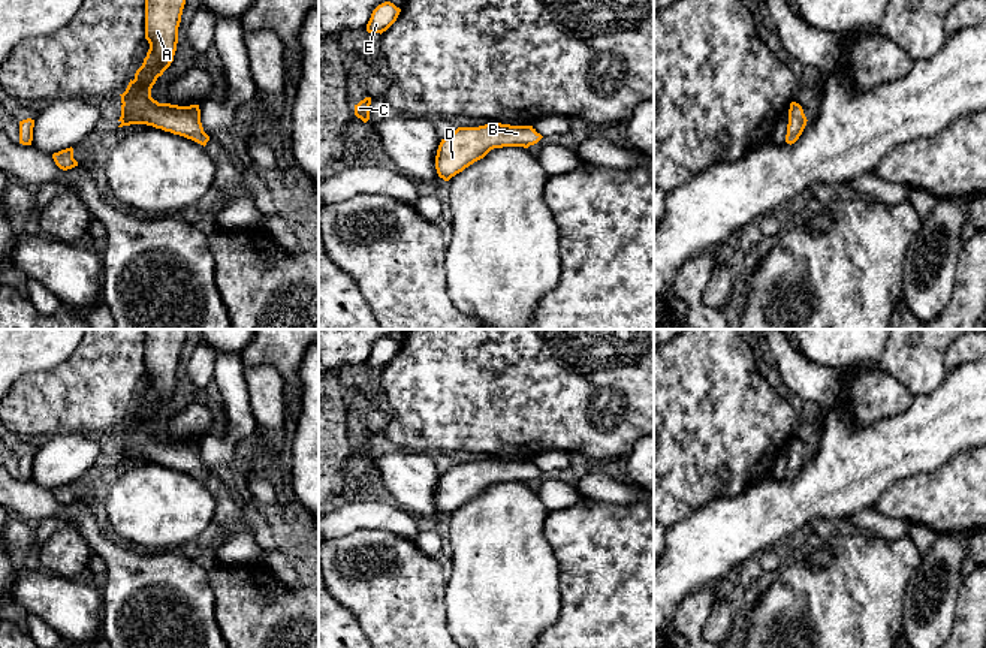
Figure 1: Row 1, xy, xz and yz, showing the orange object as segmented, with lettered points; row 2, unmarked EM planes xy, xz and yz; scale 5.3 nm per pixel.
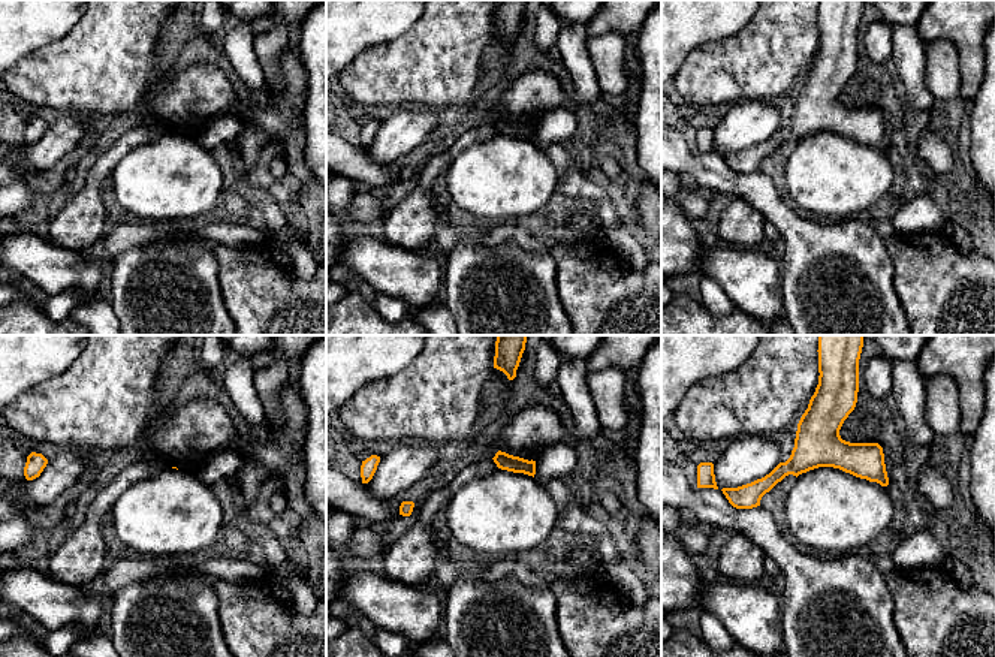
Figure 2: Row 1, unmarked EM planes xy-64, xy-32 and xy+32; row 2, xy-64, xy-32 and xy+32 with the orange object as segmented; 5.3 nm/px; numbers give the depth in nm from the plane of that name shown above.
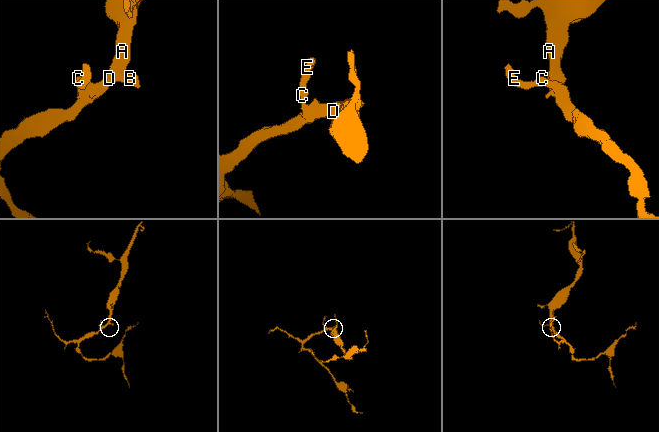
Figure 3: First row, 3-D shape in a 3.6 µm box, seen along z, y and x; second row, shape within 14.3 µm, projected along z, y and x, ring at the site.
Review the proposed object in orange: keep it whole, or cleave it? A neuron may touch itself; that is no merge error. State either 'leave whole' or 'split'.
leave whole

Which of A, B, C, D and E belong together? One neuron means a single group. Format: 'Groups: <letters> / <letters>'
Groups: A B C D E

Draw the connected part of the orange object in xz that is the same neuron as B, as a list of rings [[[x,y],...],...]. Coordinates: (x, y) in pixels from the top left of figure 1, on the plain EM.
[[[488,458],[479,462],[458,462],[441,474],[435,491],[435,504],[440,513],[449,516],[494,483],[528,483],[542,473],[533,461]]]

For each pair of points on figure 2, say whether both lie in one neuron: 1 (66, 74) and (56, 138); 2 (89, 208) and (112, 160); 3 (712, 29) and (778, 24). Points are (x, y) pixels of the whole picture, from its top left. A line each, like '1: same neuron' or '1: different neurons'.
1: different neurons
2: same neuron
3: different neurons

